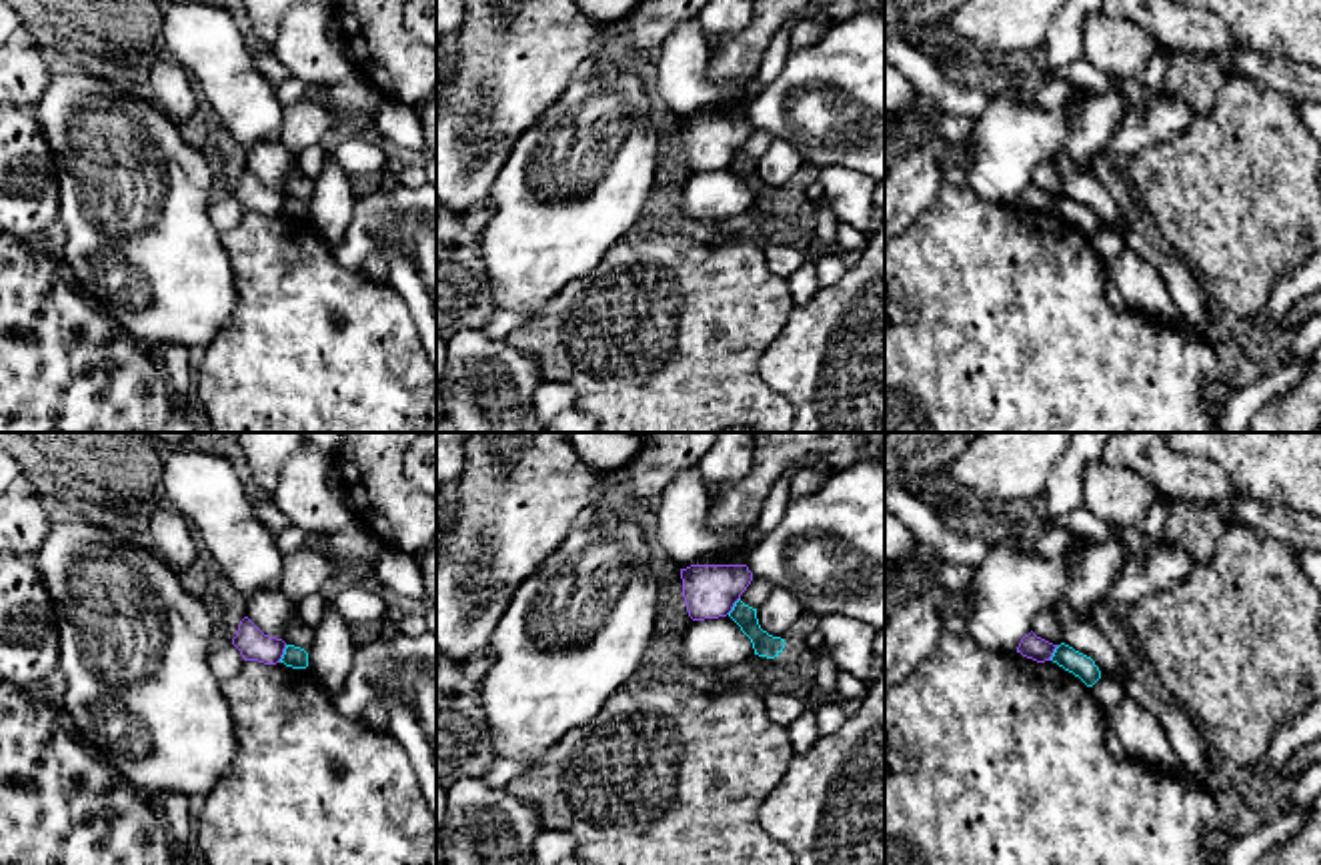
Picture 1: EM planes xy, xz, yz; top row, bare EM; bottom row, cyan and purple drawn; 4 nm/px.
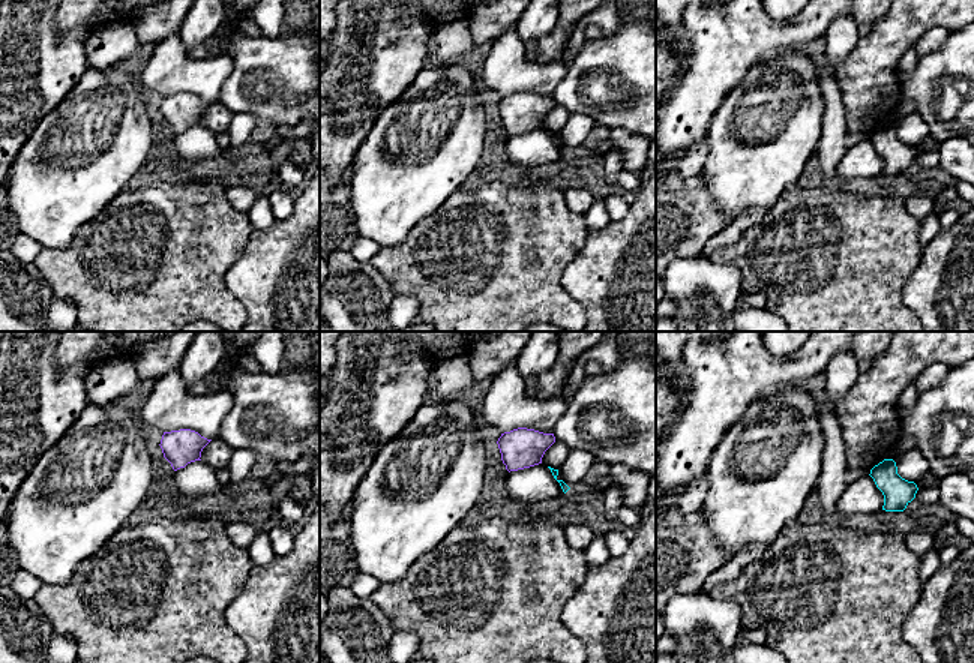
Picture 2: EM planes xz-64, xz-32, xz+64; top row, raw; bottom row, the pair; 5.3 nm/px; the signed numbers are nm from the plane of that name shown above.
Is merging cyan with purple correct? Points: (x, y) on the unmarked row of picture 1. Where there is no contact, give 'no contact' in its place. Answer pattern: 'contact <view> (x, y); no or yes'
contact xy (285, 205); no

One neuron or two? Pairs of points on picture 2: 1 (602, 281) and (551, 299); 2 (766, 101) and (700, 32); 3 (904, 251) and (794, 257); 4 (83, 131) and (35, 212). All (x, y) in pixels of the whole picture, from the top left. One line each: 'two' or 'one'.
1: two
2: two
3: one
4: one

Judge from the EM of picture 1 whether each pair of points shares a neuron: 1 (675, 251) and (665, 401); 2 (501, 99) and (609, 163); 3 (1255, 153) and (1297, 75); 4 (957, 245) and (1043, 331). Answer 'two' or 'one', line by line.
1: one
2: two
3: two
4: one

